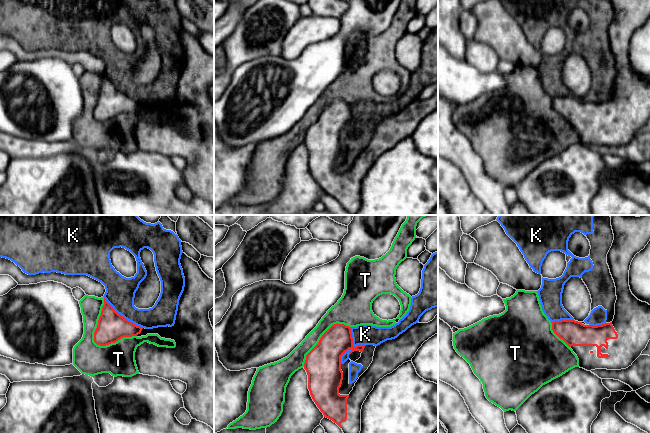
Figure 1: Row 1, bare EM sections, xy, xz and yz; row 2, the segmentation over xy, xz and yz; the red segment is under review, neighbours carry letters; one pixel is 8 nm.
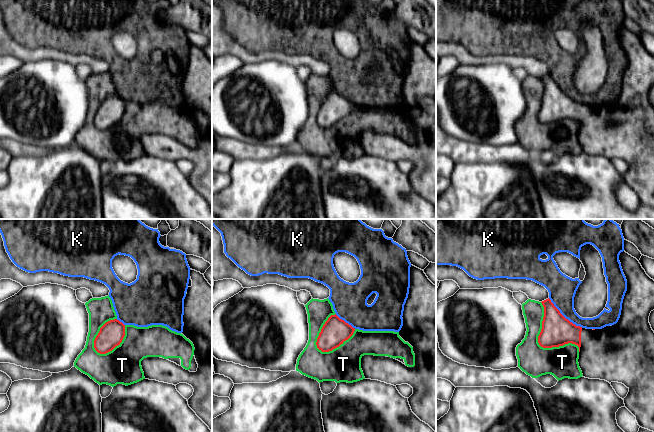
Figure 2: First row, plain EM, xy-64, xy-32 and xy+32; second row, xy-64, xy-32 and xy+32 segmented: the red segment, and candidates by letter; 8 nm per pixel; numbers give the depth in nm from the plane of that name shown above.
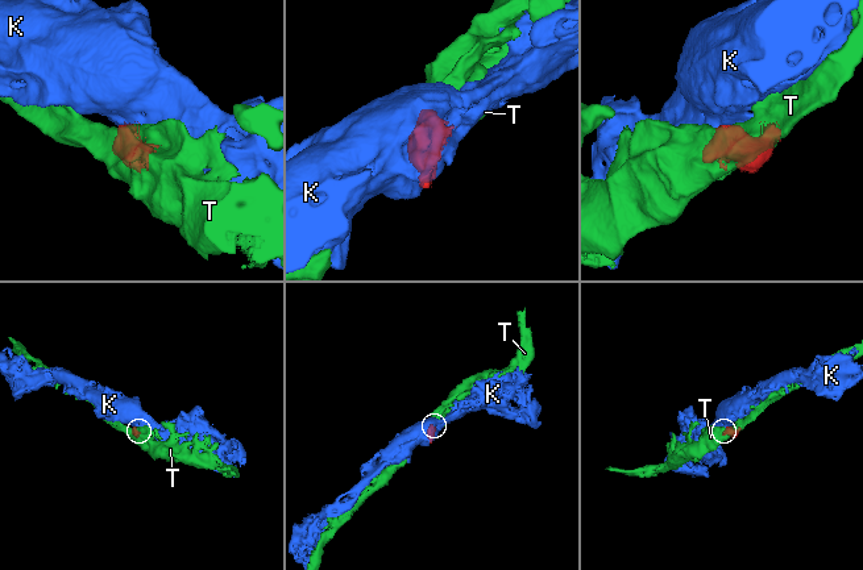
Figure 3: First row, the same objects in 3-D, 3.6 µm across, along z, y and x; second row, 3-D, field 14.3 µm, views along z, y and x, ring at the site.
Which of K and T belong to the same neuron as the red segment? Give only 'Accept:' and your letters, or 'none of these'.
Accept: none of these

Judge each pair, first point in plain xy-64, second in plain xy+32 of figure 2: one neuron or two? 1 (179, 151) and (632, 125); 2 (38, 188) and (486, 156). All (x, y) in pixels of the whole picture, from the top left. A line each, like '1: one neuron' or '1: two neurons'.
1: one neuron
2: two neurons

